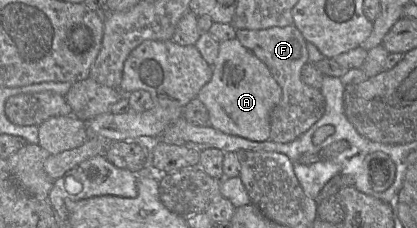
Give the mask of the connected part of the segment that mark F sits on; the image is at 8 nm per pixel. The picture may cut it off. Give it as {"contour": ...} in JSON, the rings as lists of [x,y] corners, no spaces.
{"contour":[[[292,24],[286,27],[271,27],[262,30],[239,29],[237,39],[241,44],[257,56],[270,70],[282,89],[282,97],[270,115],[270,140],[278,143],[289,143],[310,129],[325,113],[326,101],[321,89],[307,85],[301,78],[302,68],[309,61],[307,41],[297,27]]]}

